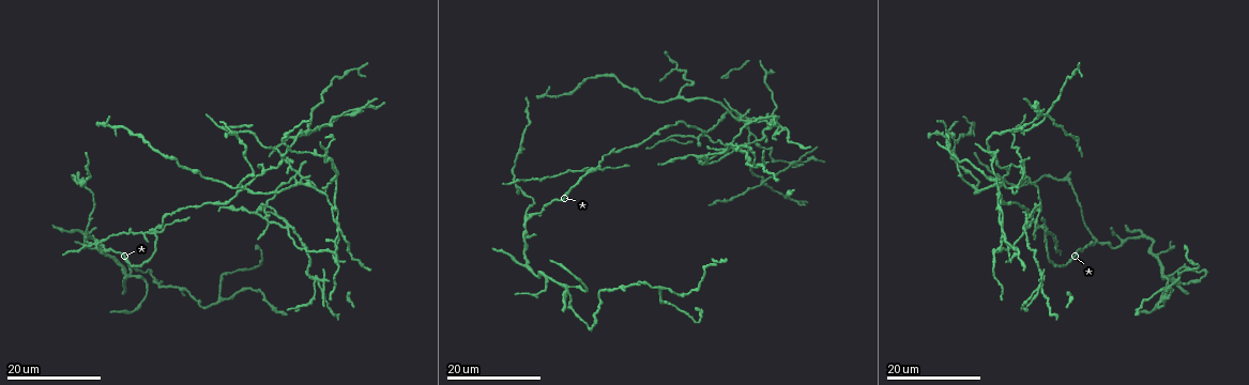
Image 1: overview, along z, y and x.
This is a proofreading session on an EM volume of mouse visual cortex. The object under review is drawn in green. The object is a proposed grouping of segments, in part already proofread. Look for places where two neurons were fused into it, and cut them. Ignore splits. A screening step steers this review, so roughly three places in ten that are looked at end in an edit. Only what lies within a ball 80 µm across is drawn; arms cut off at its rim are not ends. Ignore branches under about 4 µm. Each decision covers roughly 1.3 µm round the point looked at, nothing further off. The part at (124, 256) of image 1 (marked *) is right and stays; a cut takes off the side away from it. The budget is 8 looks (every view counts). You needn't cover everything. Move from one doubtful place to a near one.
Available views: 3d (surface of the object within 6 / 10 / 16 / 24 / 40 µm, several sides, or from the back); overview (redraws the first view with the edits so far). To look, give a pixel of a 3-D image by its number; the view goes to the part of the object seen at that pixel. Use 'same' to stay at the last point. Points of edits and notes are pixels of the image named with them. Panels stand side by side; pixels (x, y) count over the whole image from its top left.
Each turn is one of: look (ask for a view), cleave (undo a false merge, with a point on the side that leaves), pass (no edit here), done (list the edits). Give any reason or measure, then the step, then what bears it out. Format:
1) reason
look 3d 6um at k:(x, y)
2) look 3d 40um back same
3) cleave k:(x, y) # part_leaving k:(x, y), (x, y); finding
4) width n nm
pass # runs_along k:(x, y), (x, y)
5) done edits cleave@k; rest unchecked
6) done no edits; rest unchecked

look 3d 16um at 1:(220, 297)

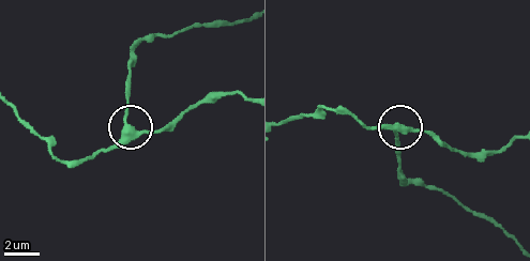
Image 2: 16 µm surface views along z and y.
look 3d 6um at 2:(129, 129)

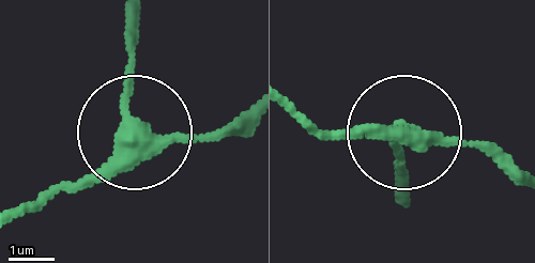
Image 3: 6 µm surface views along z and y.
look 3d 6um back at 3:(134, 128)

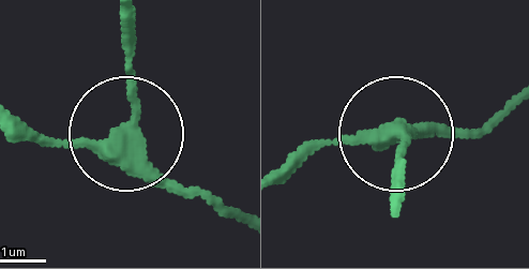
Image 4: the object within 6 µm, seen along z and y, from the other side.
width 330 nm
pass # runs_along 4:(240, 214), (183, 191), (125, 142), (14, 137); continuous, no second neuron

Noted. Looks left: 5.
side arm on a straight run
look 3d 24um at 1:(524, 265)

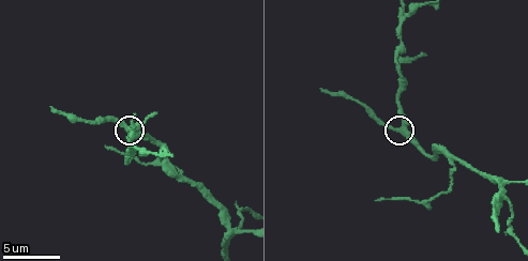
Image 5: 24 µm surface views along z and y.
closer look
look 3d 6um at 5:(398, 130)

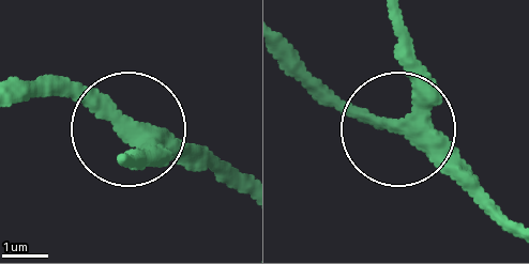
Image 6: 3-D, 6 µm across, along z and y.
arms 3
pass # runs_along 6:(122, 166), (145, 143), (57, 78); all the same neuron

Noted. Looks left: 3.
thick turns thin
look 3d 16um at 1:(686, 87)

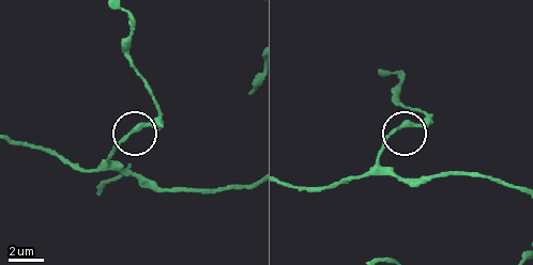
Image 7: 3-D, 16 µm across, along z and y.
look 3d 10um at 7:(127, 134)

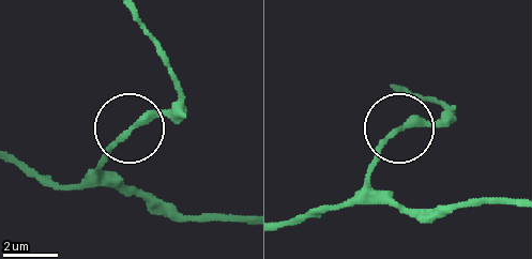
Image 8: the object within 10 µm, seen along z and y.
pass # continuous, no second neuron

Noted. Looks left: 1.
done no edits; rest unchecked

